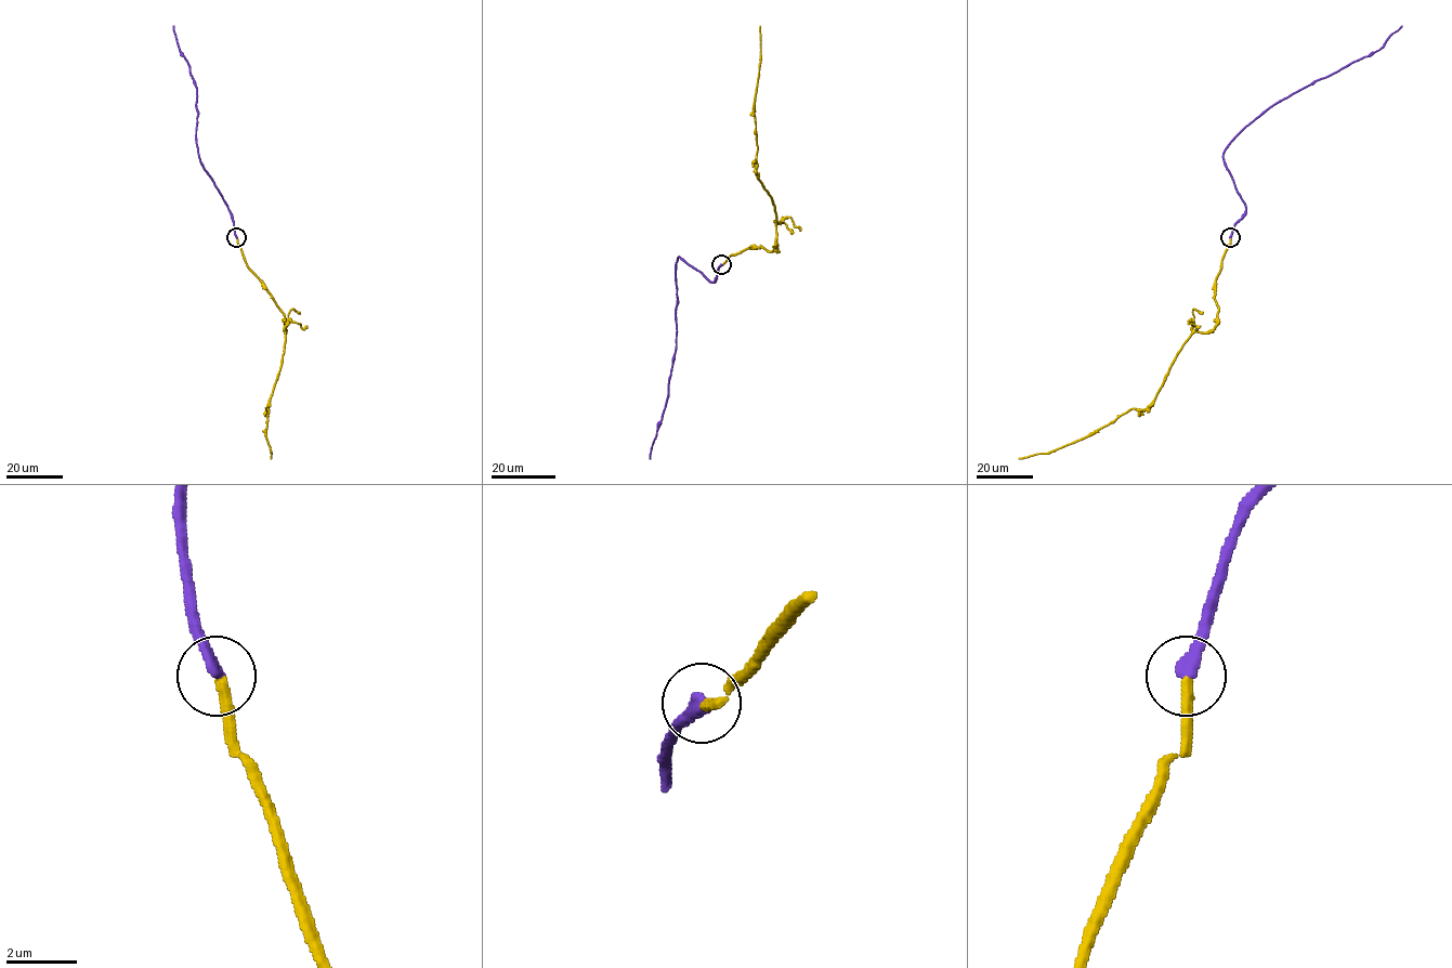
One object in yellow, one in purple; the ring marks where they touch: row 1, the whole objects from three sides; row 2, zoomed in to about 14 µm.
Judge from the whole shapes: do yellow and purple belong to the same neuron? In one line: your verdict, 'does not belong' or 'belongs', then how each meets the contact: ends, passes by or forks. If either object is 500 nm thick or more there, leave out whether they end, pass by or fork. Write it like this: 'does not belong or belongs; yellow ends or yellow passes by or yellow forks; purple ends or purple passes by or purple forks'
belongs; yellow ends; purple ends

